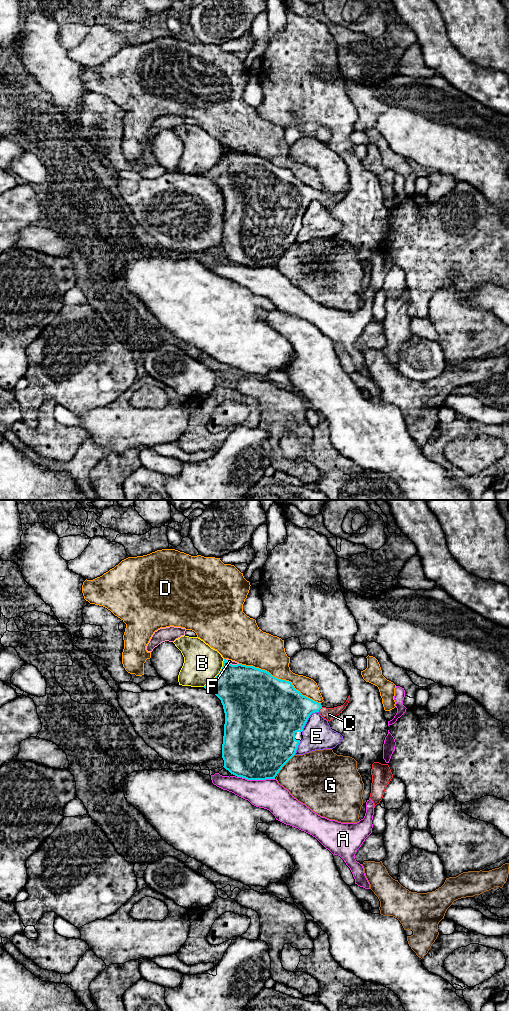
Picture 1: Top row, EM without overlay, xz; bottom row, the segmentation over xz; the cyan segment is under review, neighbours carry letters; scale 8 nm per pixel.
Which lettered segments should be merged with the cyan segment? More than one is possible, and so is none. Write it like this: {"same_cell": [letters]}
{"same_cell": ["C"]}

